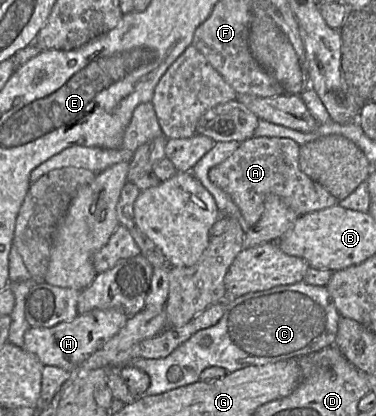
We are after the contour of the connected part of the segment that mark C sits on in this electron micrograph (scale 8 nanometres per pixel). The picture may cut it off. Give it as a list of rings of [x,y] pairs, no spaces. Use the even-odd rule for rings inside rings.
[[[306,282],[281,285],[268,290],[247,293],[237,298],[228,298],[225,304],[224,314],[215,325],[197,331],[167,357],[138,358],[129,364],[149,375],[150,385],[144,395],[157,395],[195,383],[199,380],[200,373],[211,366],[222,367],[228,373],[232,373],[247,366],[265,365],[293,357],[302,357],[335,344],[341,316],[326,286],[315,286]]]

